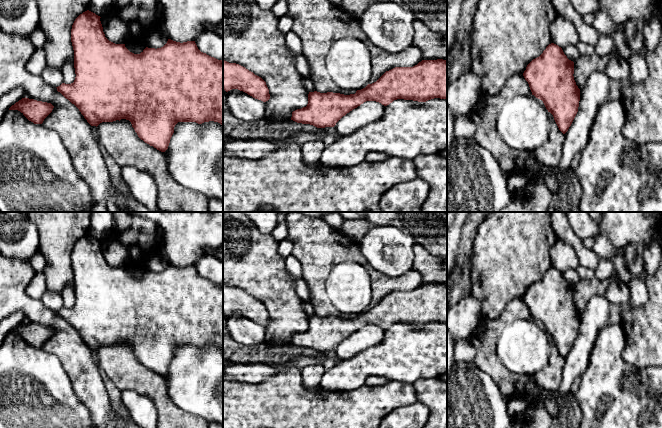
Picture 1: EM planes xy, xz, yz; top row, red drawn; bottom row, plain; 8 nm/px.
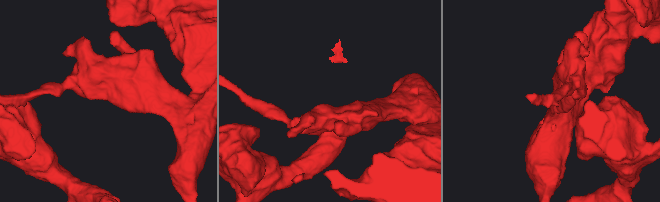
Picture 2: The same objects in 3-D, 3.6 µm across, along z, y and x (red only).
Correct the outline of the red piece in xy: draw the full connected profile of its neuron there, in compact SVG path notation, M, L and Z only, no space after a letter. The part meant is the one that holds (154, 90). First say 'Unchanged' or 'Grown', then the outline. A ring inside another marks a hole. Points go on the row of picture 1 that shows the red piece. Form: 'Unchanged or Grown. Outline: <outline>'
Unchanged. Outline: M87 10L74 21L71 42L74 50L75 80L56 87L74 104L91 126L102 122L129 120L138 137L161 152L168 149L178 122L214 121L223 126L223 60L201 52L195 41L176 42L168 39L161 48L146 47L140 54L130 52L125 44L109 41L103 32L100 16Z

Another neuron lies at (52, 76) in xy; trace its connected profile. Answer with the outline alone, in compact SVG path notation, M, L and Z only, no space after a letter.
M47 66L41 73L41 77L48 85L53 87L58 87L63 83L63 75L60 69Z

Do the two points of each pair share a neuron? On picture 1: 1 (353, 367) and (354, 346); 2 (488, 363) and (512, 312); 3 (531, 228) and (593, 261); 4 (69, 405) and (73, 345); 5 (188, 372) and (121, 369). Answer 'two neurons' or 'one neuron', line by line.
1: two neurons
2: one neuron
3: two neurons
4: two neurons
5: two neurons

